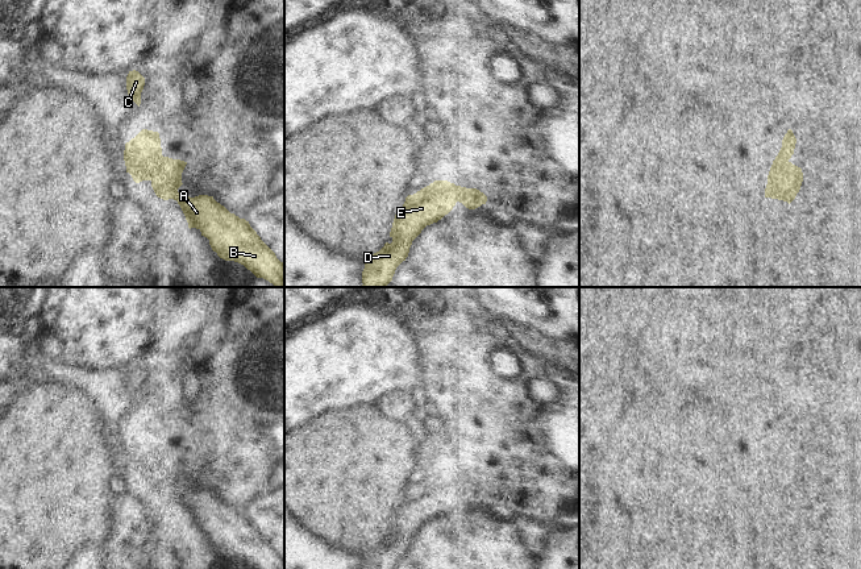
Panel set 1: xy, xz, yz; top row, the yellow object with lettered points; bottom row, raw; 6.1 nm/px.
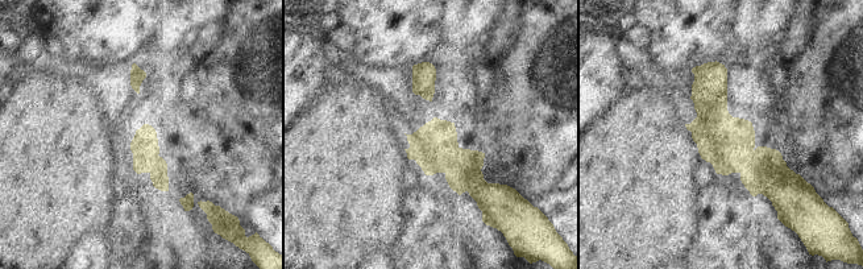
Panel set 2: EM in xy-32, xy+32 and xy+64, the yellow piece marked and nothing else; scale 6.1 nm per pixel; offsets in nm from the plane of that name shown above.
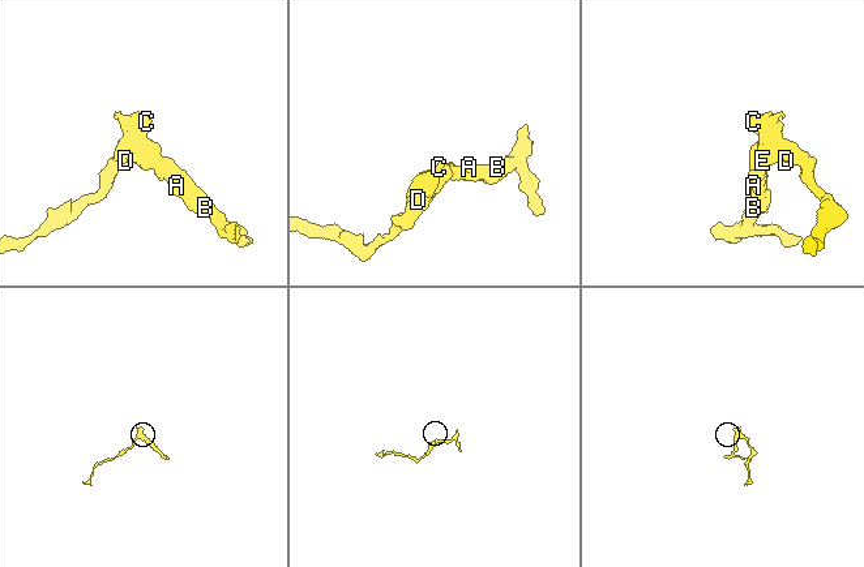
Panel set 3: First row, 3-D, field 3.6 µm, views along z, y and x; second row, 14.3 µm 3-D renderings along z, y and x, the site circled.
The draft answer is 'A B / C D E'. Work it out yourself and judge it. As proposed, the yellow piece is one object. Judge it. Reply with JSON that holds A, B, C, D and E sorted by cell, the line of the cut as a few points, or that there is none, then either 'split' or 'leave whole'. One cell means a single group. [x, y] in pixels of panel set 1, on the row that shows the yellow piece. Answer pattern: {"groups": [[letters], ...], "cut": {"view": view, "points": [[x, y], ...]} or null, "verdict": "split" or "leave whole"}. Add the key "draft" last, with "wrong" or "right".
{"groups": [["A", "B", "C", "D", "E"]], "cut": null, "verdict": "leave whole", "draft": "wrong"}

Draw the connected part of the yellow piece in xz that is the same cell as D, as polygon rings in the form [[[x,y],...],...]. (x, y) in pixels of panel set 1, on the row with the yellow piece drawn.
[[[434,180],[413,195],[408,195],[403,208],[395,215],[390,237],[392,242],[365,259],[362,287],[386,287],[396,267],[405,261],[412,241],[421,230],[448,215],[456,203],[469,209],[486,204],[487,196],[477,188],[456,186],[448,180]]]

